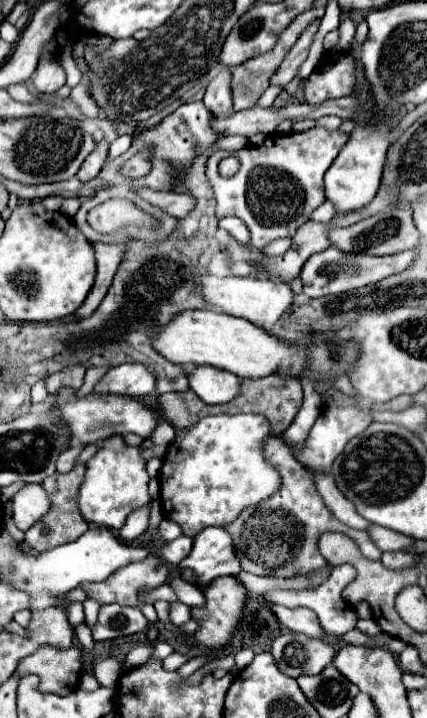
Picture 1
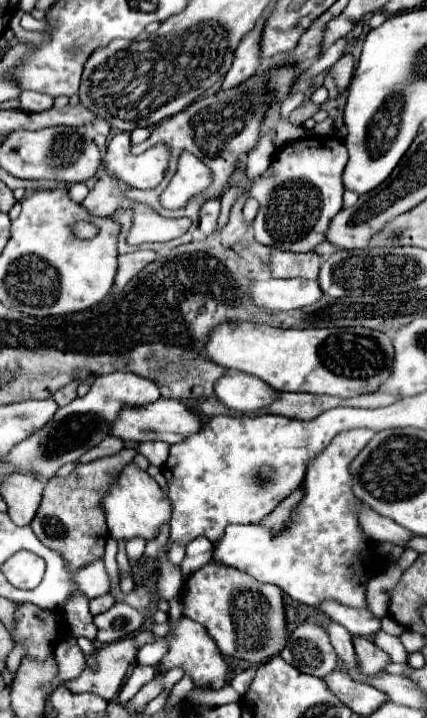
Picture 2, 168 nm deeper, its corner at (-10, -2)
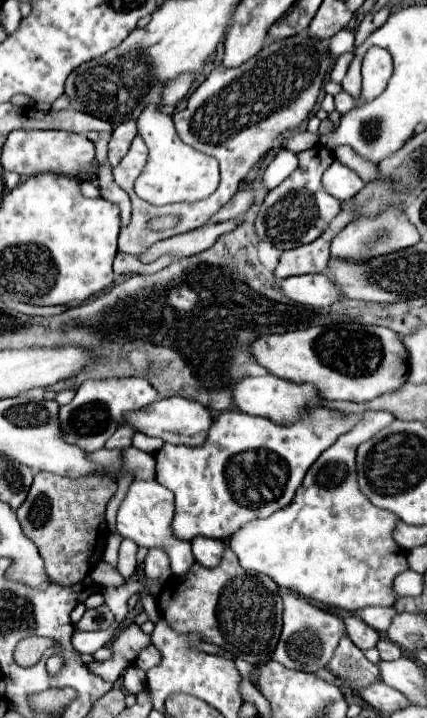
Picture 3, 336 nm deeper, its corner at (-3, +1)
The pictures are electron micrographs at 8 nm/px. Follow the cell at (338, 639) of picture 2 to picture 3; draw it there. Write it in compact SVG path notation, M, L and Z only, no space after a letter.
M343 636L339 640L339 646L329 662L329 670L335 676L347 680L351 684L353 692L363 686L373 684L379 676L379 668L375 664L371 664L365 658L365 654L347 636Z

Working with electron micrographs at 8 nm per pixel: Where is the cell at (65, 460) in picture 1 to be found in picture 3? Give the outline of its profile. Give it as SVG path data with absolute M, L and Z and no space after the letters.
M121 426L119 430L115 430L115 434L107 440L107 448L129 448L131 446L131 436L135 430L131 430L131 426Z

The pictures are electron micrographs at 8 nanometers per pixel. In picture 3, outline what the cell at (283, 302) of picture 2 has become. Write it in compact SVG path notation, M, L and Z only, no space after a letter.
M303 274L303 276L291 276L281 280L279 290L291 298L293 302L305 304L305 306L329 306L341 298L337 286L327 274Z

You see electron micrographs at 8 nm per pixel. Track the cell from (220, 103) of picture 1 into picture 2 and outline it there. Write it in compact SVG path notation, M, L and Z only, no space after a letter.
M258 21L258 25L246 33L246 37L240 41L236 53L234 53L234 63L230 67L230 71L224 77L222 89L230 89L234 85L240 85L242 81L246 81L246 77L250 77L258 65L260 65L260 37L262 37L262 21Z

